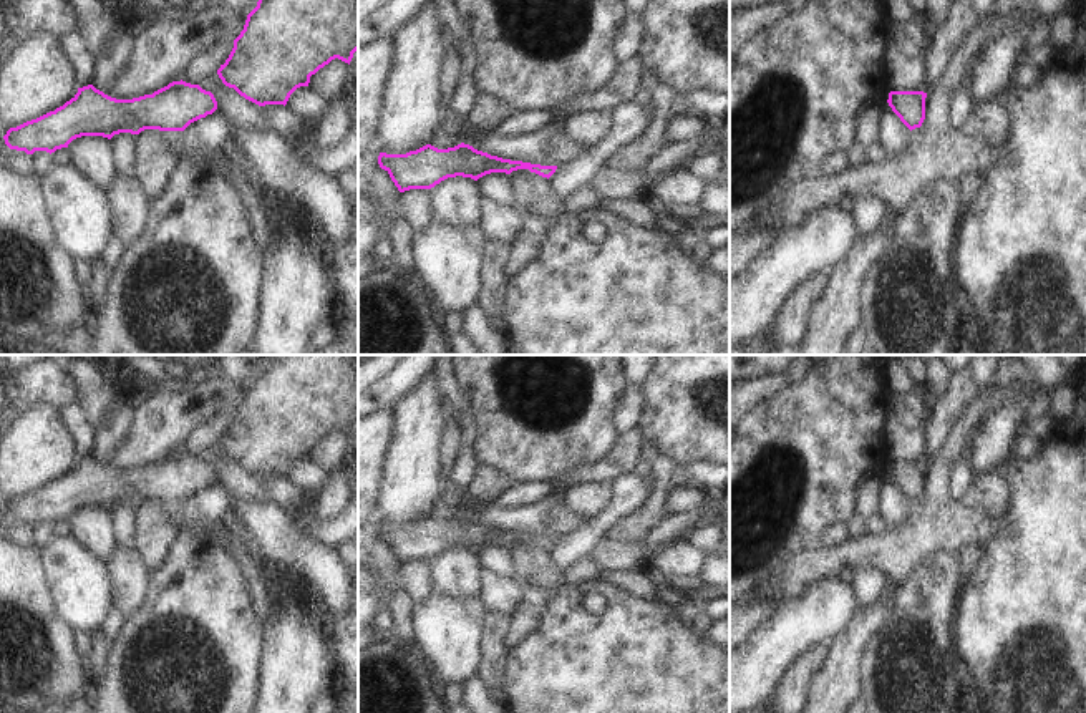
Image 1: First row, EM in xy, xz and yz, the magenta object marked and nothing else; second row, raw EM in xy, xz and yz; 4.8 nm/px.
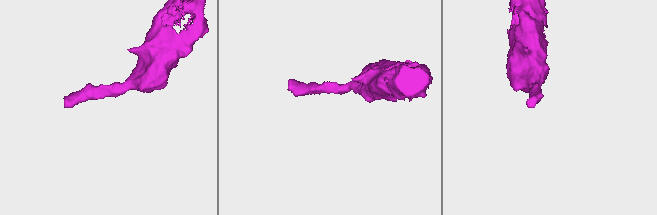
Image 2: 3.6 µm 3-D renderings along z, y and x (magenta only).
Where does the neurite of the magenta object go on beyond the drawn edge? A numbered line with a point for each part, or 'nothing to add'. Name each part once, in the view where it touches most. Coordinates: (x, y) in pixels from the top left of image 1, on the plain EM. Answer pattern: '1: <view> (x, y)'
nothing to add

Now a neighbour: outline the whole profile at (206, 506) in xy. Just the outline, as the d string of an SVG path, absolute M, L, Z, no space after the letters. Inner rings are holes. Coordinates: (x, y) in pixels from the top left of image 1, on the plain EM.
M214 483L191 494L182 506L181 519L186 532L201 536L202 532L199 532L196 526L217 522L221 516L230 509L230 497L229 491L221 483Z

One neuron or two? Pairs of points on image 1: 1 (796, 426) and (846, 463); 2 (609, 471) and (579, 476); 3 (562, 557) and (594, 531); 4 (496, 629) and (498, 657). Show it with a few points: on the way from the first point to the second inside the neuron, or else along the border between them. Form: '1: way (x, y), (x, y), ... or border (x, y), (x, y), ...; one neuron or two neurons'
1: way (808, 438), (811, 441), (824, 441), (834, 451); one neuron
2: way (602, 471), (586, 471); one neuron
3: way (571, 549), (586, 536); one neuron
4: way (496, 635), (496, 650); one neuron

